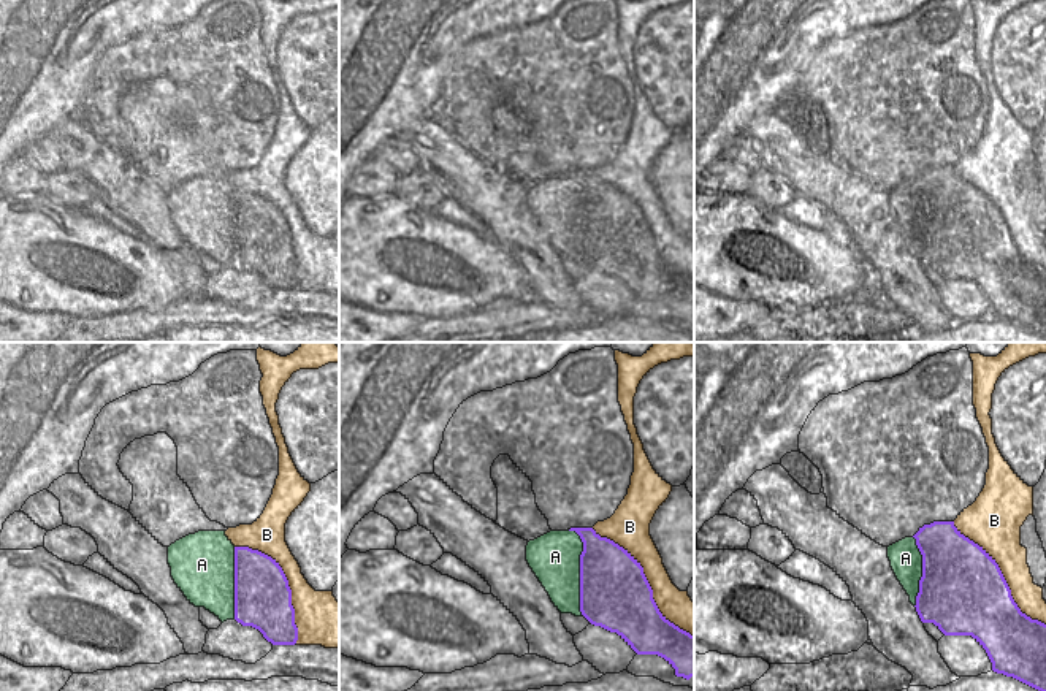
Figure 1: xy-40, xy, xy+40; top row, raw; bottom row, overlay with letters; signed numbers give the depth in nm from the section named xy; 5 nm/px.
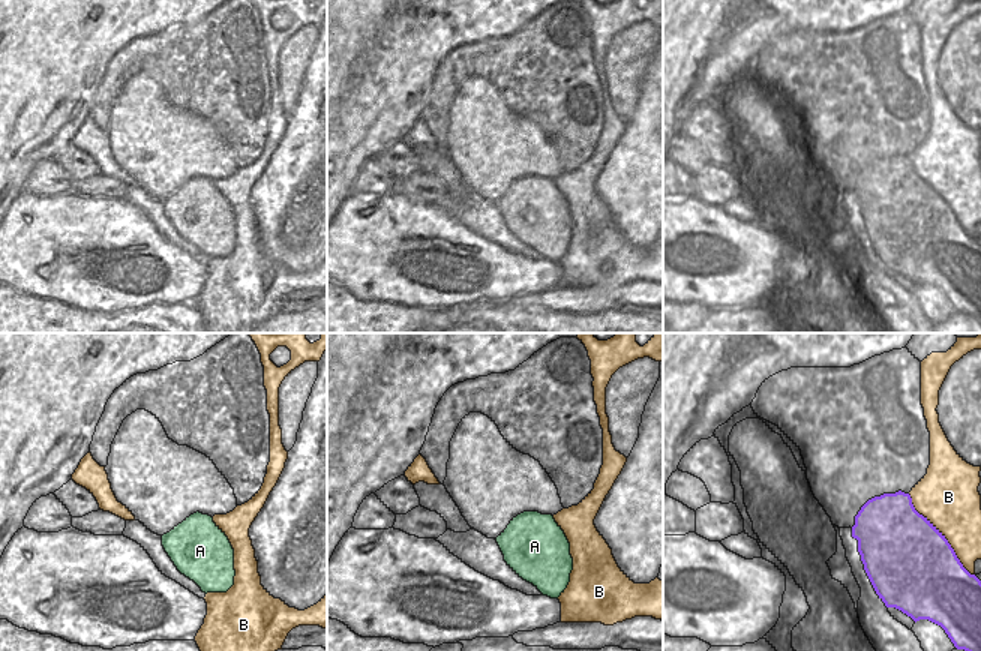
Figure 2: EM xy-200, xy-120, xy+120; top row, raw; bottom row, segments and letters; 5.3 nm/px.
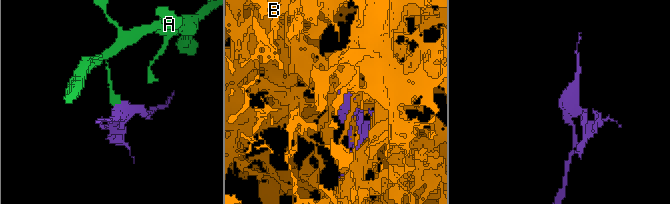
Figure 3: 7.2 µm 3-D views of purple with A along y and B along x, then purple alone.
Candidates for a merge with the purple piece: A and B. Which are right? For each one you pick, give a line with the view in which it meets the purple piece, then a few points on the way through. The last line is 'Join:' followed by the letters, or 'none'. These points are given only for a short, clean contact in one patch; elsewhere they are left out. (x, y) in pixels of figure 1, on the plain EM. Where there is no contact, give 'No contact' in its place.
Join: none.

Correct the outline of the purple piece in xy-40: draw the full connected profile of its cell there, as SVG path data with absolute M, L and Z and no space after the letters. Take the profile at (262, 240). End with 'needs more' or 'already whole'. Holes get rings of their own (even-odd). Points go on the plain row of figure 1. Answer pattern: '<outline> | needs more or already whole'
M235 192L235 265L258 274L273 290L295 290L298 285L292 235L282 212L249 192Z | already whole

